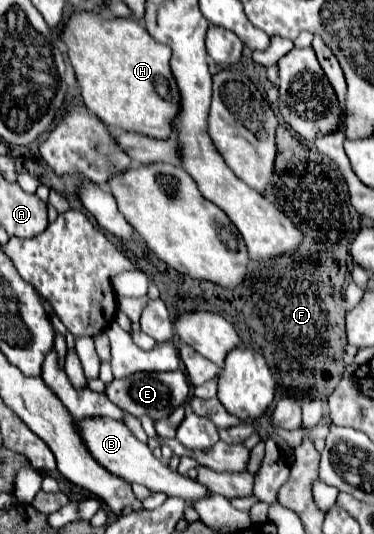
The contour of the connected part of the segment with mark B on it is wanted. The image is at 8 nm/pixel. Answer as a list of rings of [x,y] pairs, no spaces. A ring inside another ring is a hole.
[[[81,418],[81,422],[75,420],[75,426],[77,426],[77,432],[81,434],[83,444],[91,452],[91,456],[113,476],[119,476],[121,480],[125,480],[129,484],[147,486],[151,492],[163,492],[167,496],[185,498],[185,502],[195,502],[195,500],[209,494],[205,490],[205,486],[201,486],[197,480],[181,476],[175,470],[171,470],[169,466],[161,464],[153,456],[153,452],[147,448],[147,444],[139,442],[119,420],[113,420],[113,418]]]

